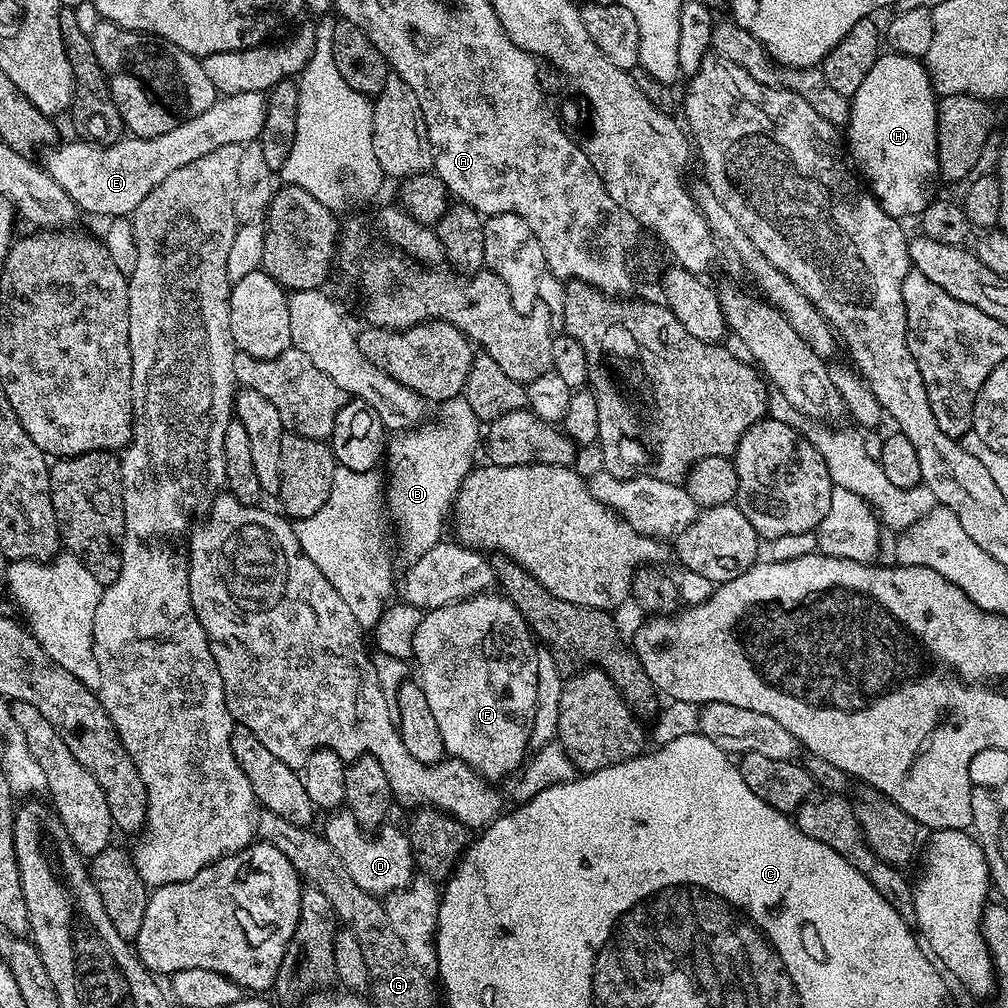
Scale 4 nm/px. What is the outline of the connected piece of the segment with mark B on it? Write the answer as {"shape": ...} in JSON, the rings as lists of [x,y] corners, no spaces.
{"shape":[[[464,398],[445,400],[439,408],[440,421],[437,424],[421,423],[411,430],[401,431],[393,435],[396,436],[393,440],[391,437],[386,448],[386,508],[387,511],[388,508],[392,511],[392,516],[400,527],[400,540],[412,558],[426,554],[434,545],[441,543],[440,531],[444,528],[444,511],[447,508],[449,511],[455,501],[460,484],[474,467],[472,455],[475,454],[476,447],[479,449],[482,444],[482,421],[475,416],[474,410],[470,408],[470,402]]]}

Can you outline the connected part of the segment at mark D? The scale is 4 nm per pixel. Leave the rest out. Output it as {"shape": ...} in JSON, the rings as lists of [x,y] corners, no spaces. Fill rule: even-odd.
{"shape":[[[336,810],[322,827],[322,834],[334,846],[334,854],[342,858],[342,866],[350,873],[350,878],[358,882],[362,890],[371,896],[383,898],[399,888],[405,888],[417,875],[416,858],[412,854],[412,844],[408,841],[408,833],[403,827],[381,827],[369,834],[358,826],[354,814],[347,810]]]}

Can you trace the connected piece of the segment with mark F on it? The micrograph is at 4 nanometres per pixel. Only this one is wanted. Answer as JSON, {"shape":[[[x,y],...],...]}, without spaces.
{"shape":[[[481,594],[456,604],[427,609],[412,635],[412,656],[420,667],[418,682],[426,694],[430,714],[434,714],[434,722],[438,722],[445,753],[451,759],[471,765],[485,780],[498,782],[502,776],[515,773],[530,752],[540,652],[524,615],[506,596],[492,595],[496,594]]]}

